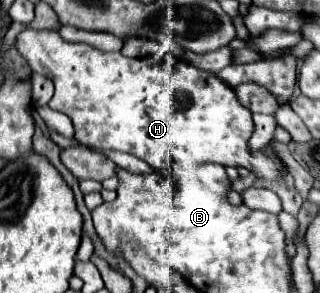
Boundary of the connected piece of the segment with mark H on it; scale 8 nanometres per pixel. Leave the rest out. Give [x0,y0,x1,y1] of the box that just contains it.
[16,28,284,180]

